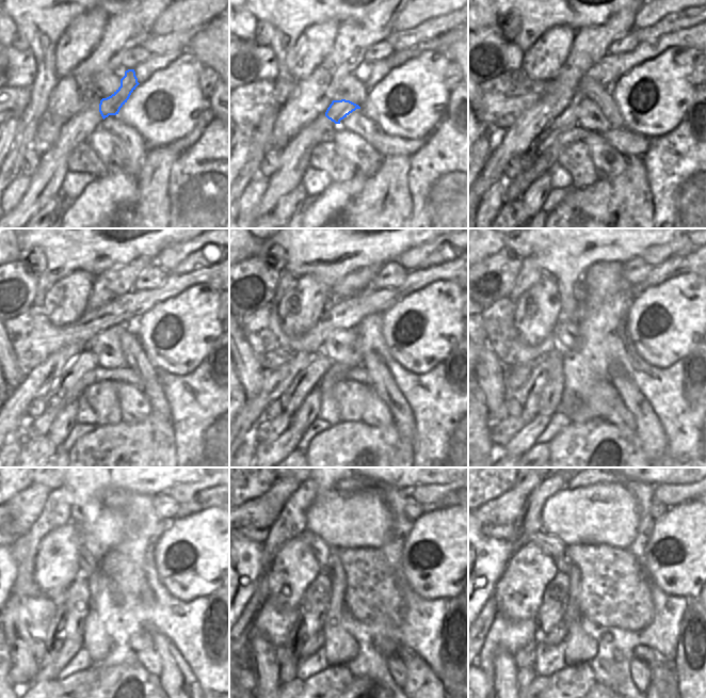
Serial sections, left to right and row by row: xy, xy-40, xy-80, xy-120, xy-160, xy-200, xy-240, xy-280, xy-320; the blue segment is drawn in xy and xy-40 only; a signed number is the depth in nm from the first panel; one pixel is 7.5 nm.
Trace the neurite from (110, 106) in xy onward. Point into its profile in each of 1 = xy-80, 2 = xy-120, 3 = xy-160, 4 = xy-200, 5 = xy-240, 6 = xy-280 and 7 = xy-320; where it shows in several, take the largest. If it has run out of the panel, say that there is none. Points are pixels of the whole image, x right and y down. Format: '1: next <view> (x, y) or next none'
1: next xy-80 (567, 120)
2: next xy-120 (86, 361)
3: next xy-160 (311, 375)
4: next xy-200 (529, 396)
5: next xy-240 (54, 637)
6: next xy-280 (287, 672)
7: next xy-320 (525, 676)

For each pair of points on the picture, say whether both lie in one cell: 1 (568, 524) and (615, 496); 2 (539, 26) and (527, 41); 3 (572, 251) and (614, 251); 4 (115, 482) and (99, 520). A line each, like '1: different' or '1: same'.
1: same
2: same
3: same
4: different

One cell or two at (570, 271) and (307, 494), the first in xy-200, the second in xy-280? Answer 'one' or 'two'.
two

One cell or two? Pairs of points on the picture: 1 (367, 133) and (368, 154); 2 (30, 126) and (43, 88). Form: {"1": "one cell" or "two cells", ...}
{"1": "two cells", "2": "one cell"}

